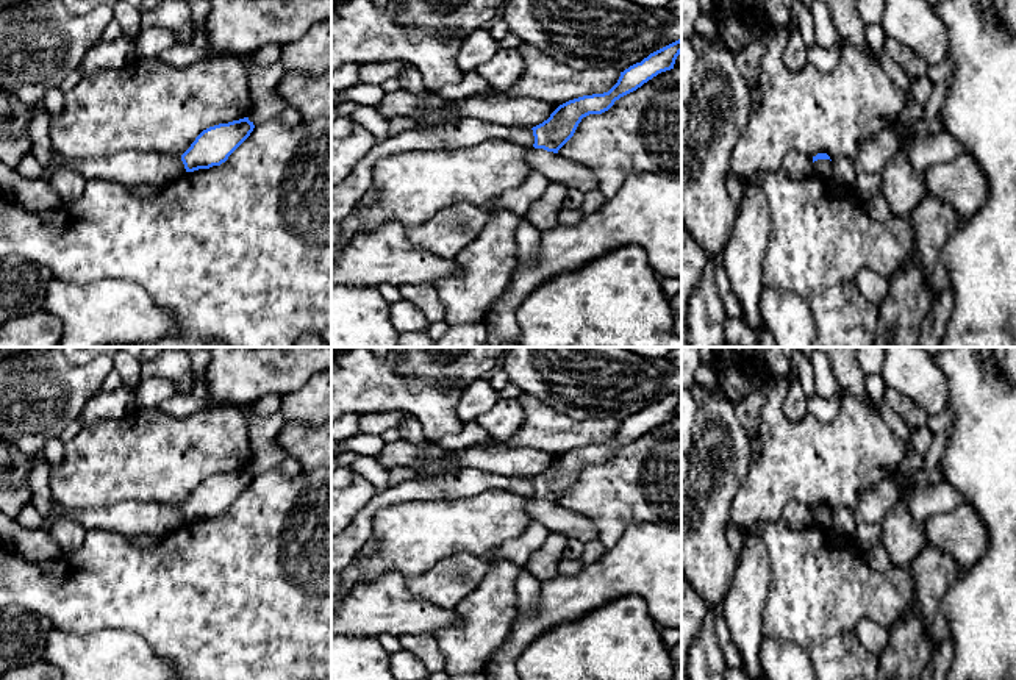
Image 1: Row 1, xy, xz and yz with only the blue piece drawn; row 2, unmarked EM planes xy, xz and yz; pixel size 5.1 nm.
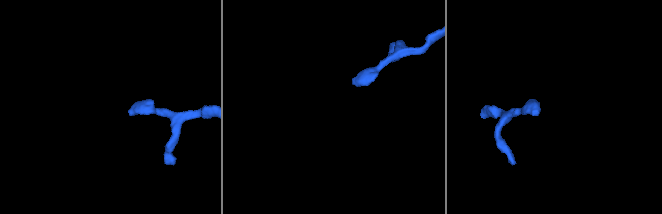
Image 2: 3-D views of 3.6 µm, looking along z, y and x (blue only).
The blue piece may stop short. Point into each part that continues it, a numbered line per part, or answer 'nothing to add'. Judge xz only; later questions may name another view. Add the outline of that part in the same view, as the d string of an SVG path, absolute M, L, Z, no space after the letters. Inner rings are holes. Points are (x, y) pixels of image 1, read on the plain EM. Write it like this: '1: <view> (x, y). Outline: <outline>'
nothing to add

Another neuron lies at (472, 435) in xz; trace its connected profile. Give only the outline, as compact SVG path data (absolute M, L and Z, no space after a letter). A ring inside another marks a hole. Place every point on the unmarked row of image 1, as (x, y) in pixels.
M470 421L464 424L460 433L442 438L439 444L449 450L466 450L472 447L481 447L481 444L488 439L488 431L477 421Z

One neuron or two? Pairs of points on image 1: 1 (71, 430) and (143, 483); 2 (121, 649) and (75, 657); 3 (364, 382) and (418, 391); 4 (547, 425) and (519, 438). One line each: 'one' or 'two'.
1: two
2: one
3: one
4: one

